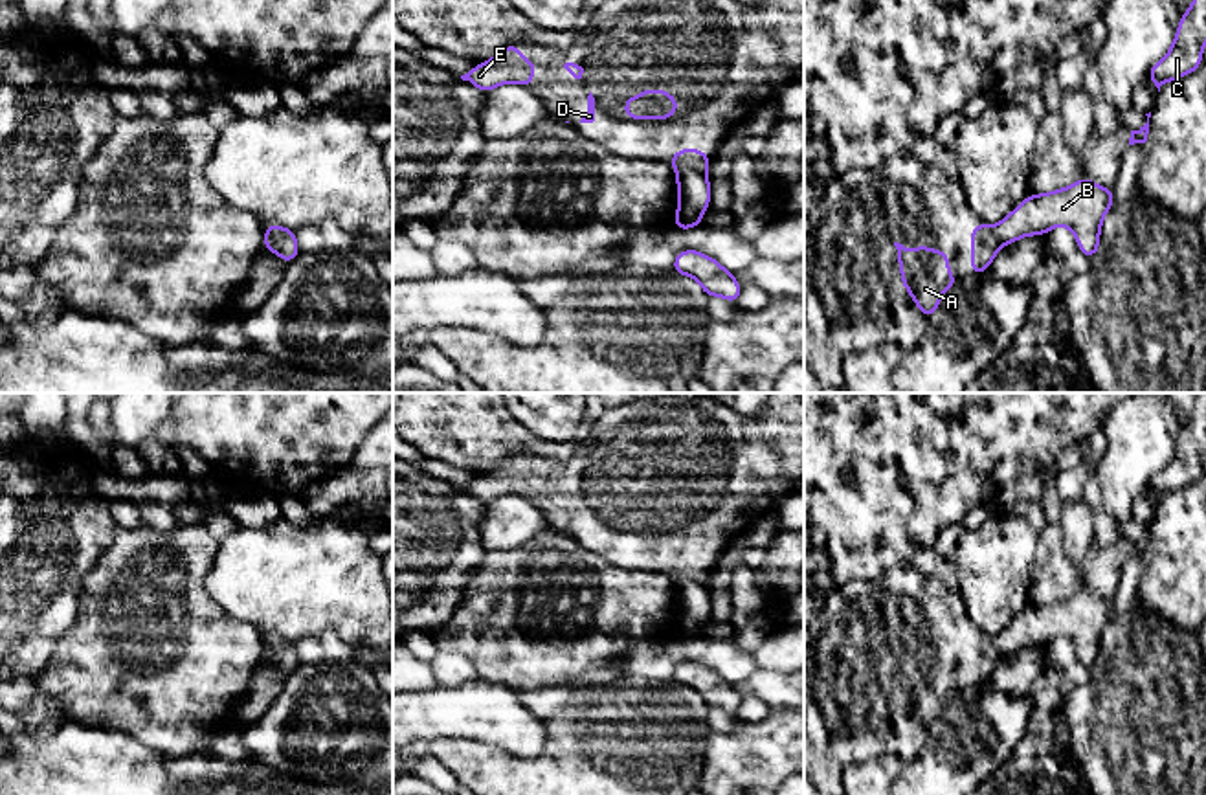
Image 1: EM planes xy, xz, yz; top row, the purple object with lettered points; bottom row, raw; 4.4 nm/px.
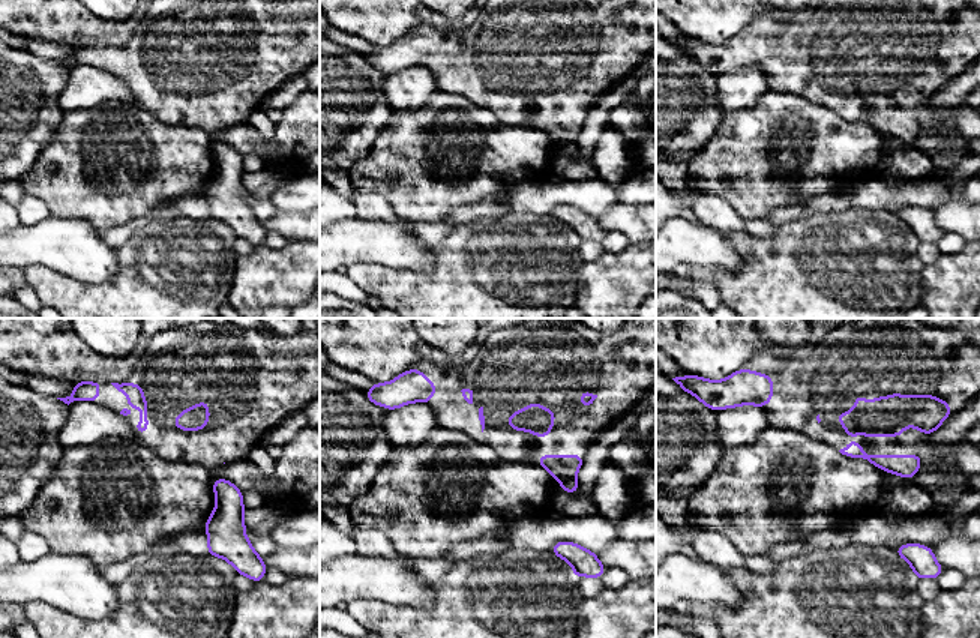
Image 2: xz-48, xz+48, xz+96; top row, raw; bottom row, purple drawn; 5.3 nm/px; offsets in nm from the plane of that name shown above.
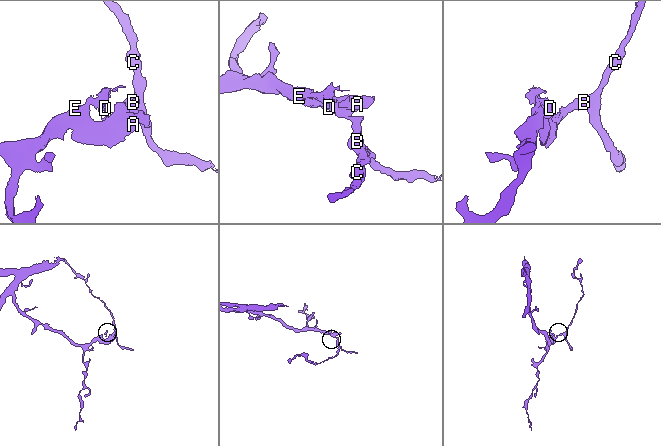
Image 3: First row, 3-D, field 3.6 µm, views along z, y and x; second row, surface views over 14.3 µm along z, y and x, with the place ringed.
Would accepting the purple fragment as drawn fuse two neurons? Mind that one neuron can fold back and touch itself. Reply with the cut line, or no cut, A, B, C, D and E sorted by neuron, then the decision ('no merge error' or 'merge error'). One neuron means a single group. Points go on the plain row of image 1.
cut xz (703, 584), (680, 586); groups A D E / B C; merge error

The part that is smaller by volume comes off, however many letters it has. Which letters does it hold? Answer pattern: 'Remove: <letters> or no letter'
Remove: B, C

